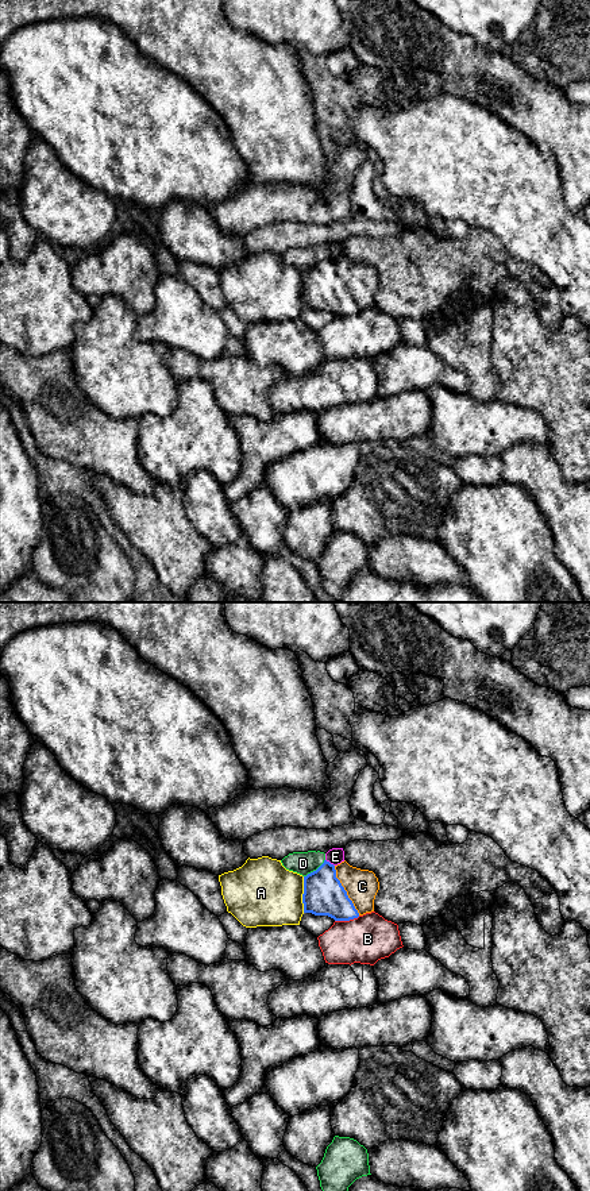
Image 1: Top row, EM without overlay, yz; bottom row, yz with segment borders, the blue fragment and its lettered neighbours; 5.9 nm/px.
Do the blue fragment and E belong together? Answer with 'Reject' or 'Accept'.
Reject

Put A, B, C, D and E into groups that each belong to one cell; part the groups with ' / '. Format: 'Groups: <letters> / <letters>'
Groups: A / B / C / D E

